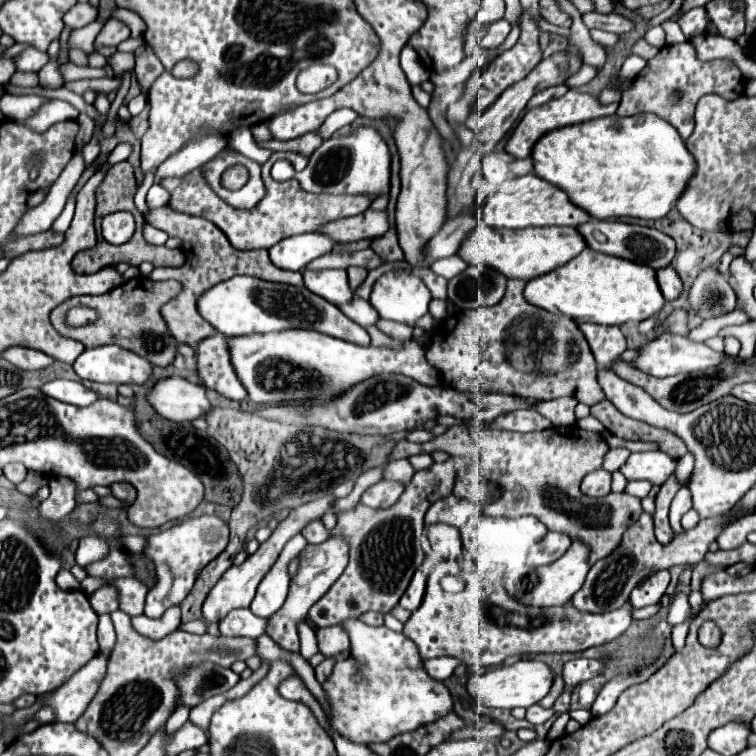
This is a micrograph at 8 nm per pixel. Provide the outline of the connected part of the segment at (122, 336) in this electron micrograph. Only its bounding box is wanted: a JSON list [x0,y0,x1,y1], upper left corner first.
[50,277,182,367]

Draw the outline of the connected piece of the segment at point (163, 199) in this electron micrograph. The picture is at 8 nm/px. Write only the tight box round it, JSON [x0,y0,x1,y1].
[146,185,170,207]

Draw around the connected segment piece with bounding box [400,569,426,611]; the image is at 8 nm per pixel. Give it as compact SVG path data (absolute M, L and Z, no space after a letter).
M418 569L416 577L412 577L412 585L408 585L408 593L404 593L404 597L400 599L400 605L408 611L418 609L422 603L424 587L426 587L426 577L422 575L422 569Z

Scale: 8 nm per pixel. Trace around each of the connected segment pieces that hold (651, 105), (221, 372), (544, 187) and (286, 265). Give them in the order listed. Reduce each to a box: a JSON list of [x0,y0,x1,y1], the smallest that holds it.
[[616,43,744,139],[198,333,248,401],[482,175,590,229],[268,233,336,271]]

